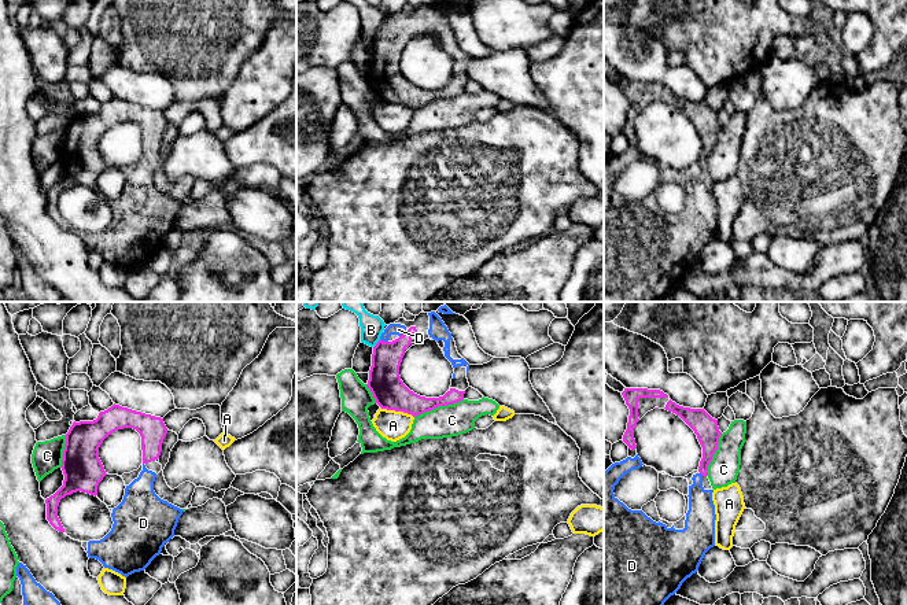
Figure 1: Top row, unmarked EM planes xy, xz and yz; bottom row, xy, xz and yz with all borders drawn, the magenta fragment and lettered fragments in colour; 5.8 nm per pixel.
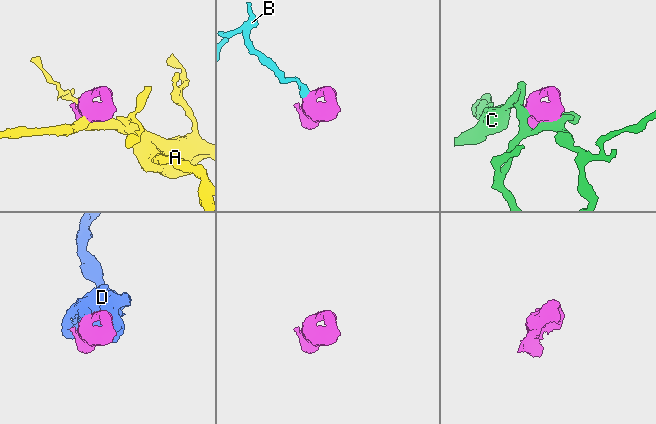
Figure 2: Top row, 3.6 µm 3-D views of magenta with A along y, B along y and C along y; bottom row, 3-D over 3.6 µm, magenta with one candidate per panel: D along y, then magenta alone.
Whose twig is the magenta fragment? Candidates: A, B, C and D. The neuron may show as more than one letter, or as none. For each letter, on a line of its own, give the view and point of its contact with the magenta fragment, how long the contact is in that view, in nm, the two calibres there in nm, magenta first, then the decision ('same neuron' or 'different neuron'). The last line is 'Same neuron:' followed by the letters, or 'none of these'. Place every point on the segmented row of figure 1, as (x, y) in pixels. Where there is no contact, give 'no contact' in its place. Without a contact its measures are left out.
A: xz (397, 410) | 220 nm | 200/170 nm | different neuron
B: xz (376, 343) | 70 nm | 190/140 nm | different neuron
C: xz (438, 405) | 300 nm | 160/190 nm | different neuron
D: xz (384, 342) | 50 nm | 190/70 nm | same neuron
Same neuron: D

